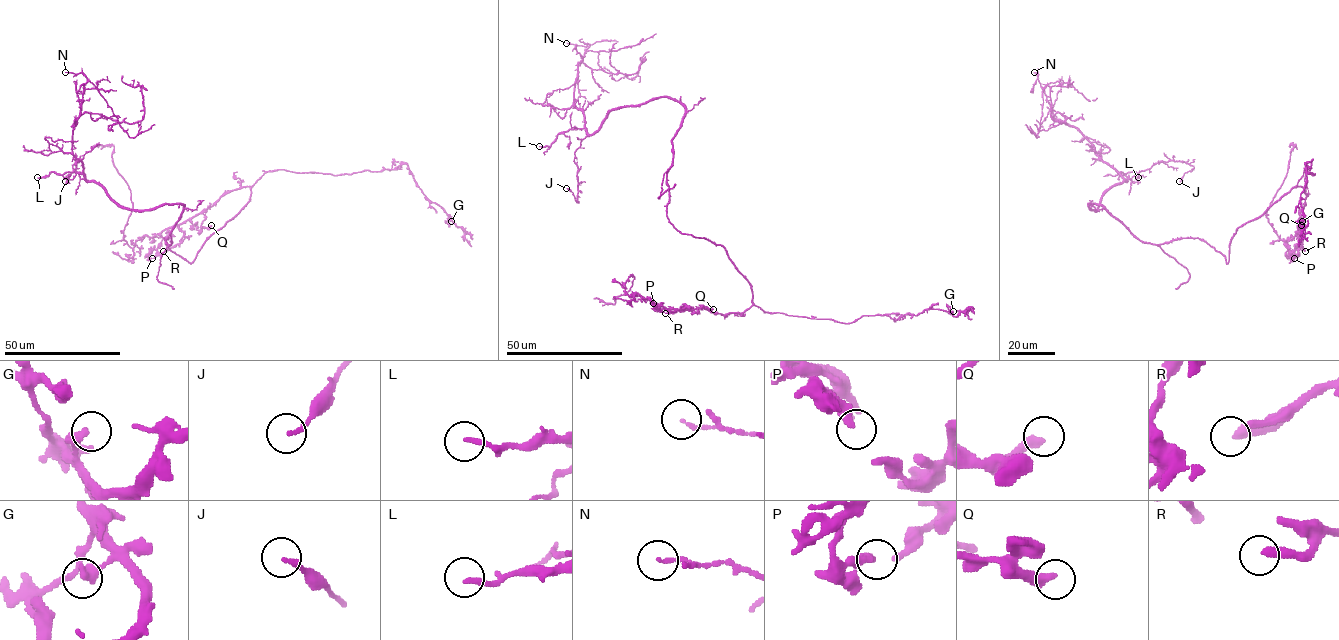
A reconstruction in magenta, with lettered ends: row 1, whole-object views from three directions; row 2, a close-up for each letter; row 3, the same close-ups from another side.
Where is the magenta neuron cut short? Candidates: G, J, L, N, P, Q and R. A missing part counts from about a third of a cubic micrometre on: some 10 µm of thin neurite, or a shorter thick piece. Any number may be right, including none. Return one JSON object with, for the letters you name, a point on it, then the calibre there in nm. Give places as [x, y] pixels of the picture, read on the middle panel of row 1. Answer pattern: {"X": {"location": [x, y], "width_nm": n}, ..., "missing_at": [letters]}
{"missing_at": []}

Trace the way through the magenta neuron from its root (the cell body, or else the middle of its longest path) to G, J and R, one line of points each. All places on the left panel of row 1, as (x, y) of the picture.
G: (167, 238), (191, 263), (249, 201), (251, 187), (278, 170), (337, 175), (405, 163), (451, 221)
J: (167, 238), (170, 244), (181, 204), (122, 208), (99, 184), (80, 178), (73, 168), (77, 160), (65, 181)
R: (167, 238), (191, 263), (249, 201), (251, 187), (225, 193), (183, 221), (184, 238), (163, 251)

